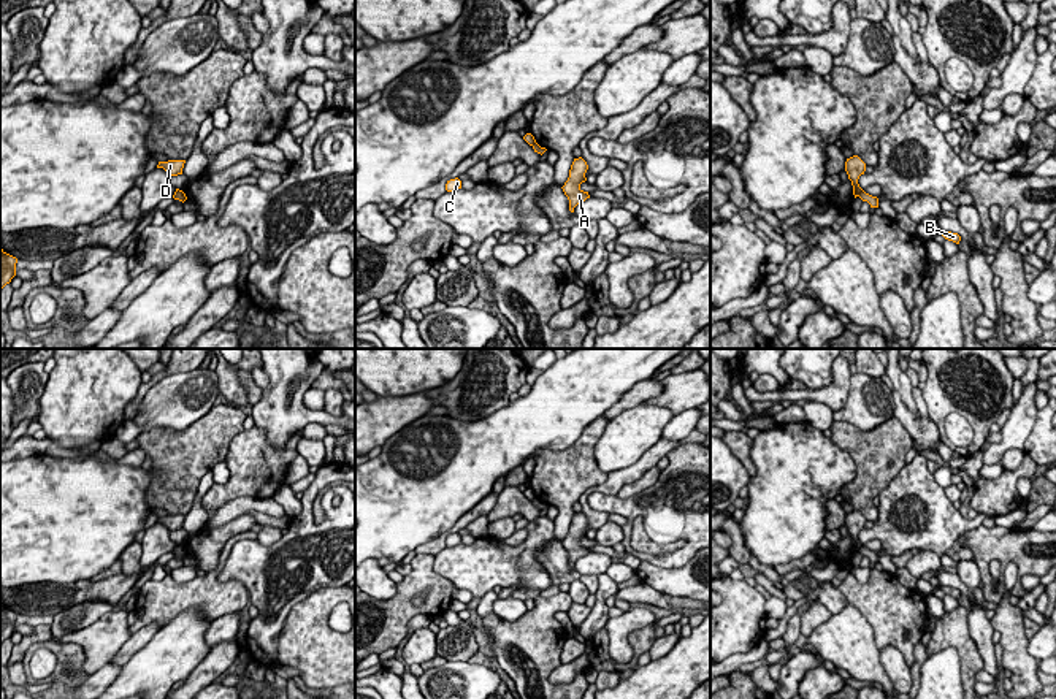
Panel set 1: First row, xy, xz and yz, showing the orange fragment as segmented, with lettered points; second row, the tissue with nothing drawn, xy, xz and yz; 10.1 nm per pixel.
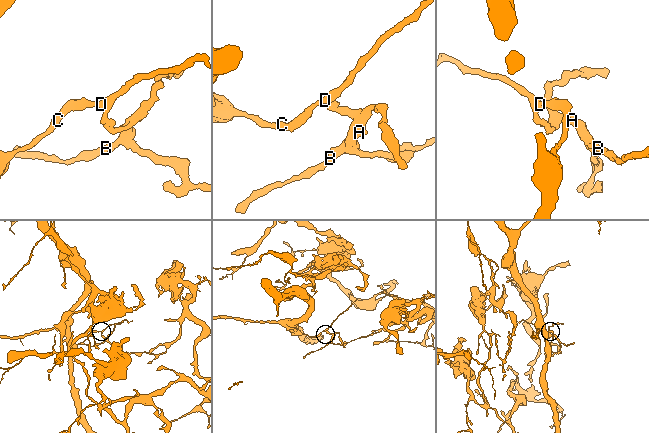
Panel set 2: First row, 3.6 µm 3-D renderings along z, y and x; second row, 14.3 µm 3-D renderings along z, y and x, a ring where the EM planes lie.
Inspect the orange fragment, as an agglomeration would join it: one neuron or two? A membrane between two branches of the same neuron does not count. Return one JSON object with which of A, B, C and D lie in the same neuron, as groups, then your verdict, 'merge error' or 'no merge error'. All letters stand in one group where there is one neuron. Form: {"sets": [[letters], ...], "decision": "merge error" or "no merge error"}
{"sets": [["A", "B"], ["C", "D"]], "decision": "merge error"}

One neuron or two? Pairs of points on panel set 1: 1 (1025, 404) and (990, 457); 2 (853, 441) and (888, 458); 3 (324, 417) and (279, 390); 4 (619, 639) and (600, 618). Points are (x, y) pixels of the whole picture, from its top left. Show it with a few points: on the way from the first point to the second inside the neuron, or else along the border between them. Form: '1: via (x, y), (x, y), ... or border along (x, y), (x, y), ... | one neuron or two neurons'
1: via (1021, 417), (1017, 430), (1002, 446) | one neuron
2: via (861, 446), (880, 455) | one neuron
3: via (309, 416), (290, 416), (283, 404) | one neuron
4: border along (611, 617), (603, 626) | two neurons

